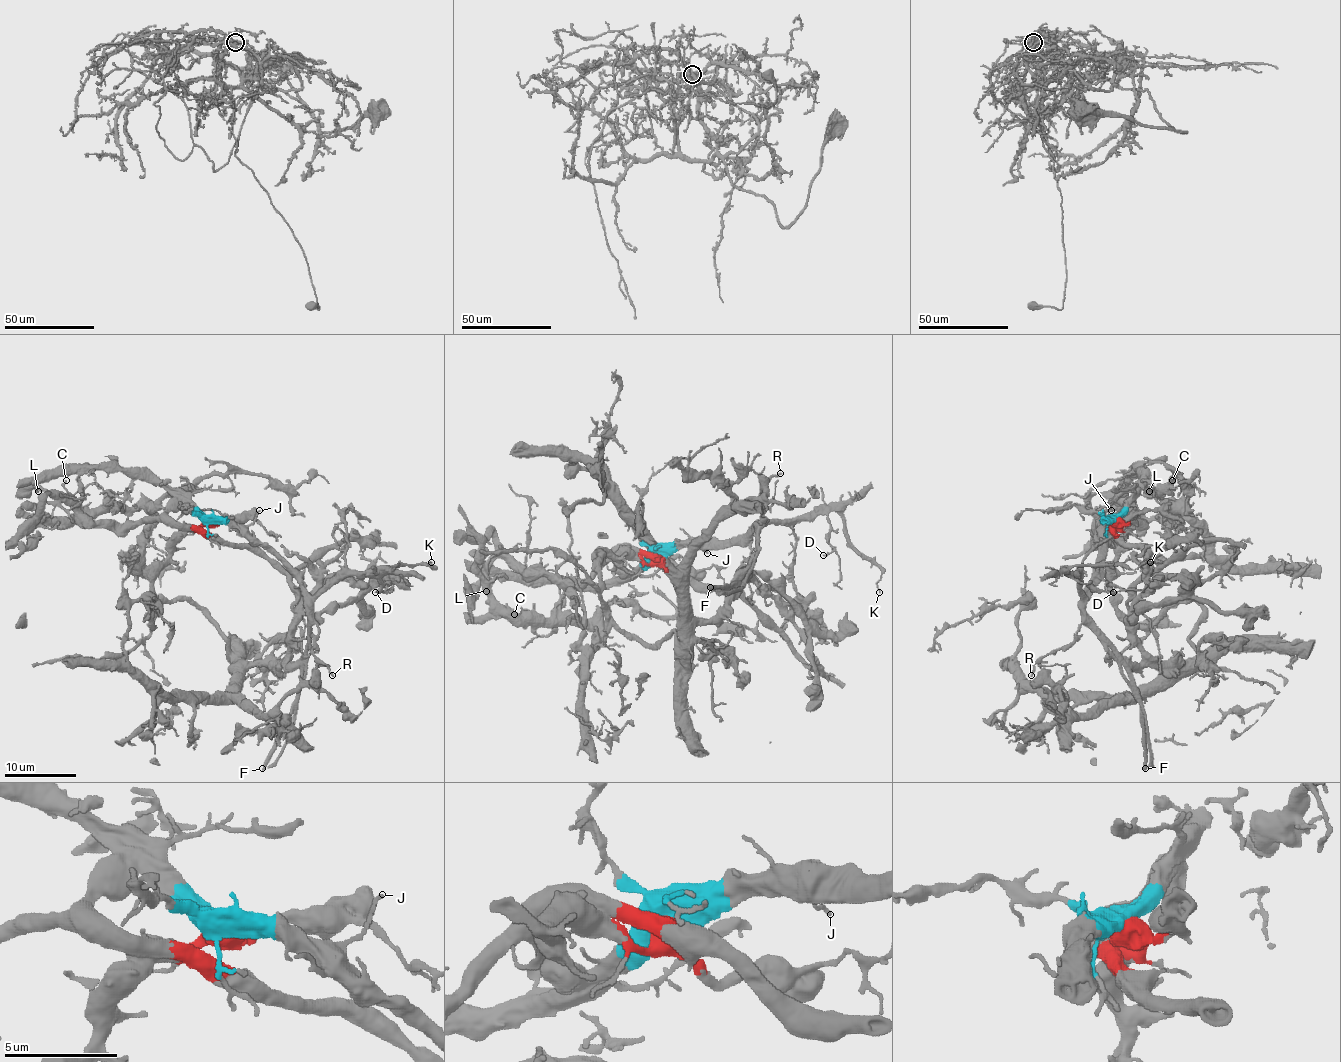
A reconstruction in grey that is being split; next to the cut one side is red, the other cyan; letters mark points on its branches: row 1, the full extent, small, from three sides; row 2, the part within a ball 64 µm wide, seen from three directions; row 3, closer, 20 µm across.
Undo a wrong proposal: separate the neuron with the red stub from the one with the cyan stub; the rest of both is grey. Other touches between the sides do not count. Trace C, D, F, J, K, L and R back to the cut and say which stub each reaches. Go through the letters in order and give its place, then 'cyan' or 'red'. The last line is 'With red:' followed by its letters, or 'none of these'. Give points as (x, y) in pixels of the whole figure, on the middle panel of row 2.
C: at (514, 614); red
D: at (823, 555); cyan
F: at (710, 587); cyan
J: at (707, 553); cyan
K: at (879, 592); cyan
L: at (486, 591); red
R: at (780, 473); cyan
With red: C, L

